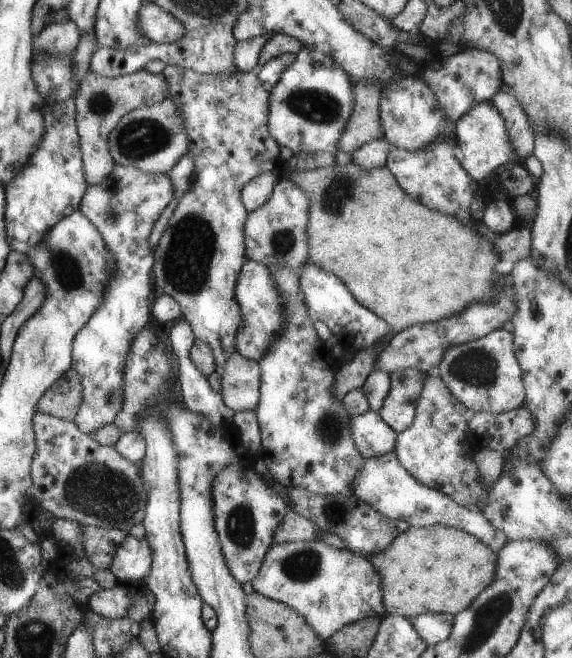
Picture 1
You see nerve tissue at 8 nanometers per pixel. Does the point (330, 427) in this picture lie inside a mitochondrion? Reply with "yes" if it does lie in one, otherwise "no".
yes

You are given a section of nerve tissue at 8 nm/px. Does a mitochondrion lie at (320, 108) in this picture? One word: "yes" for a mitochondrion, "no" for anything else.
yes

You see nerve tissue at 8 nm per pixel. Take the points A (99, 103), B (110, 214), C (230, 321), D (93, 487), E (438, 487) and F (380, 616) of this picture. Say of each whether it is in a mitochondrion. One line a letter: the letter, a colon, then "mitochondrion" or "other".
A: mitochondrion
B: mitochondrion
C: other
D: mitochondrion
E: other
F: other

